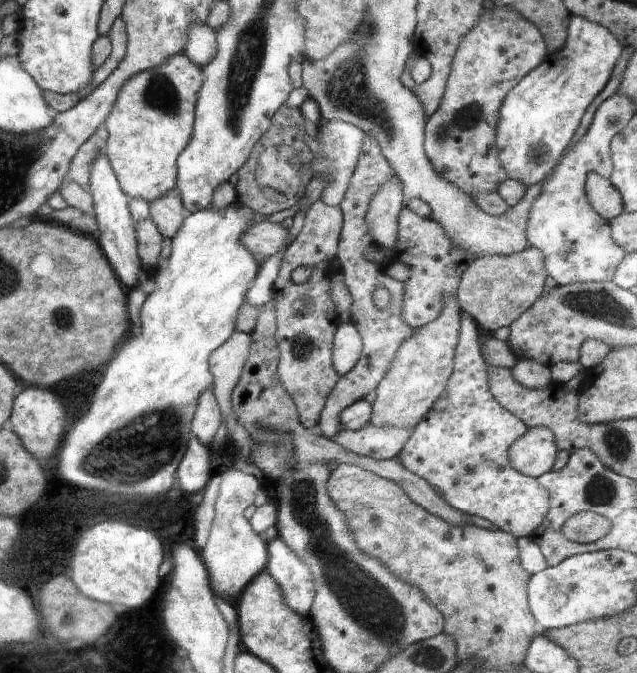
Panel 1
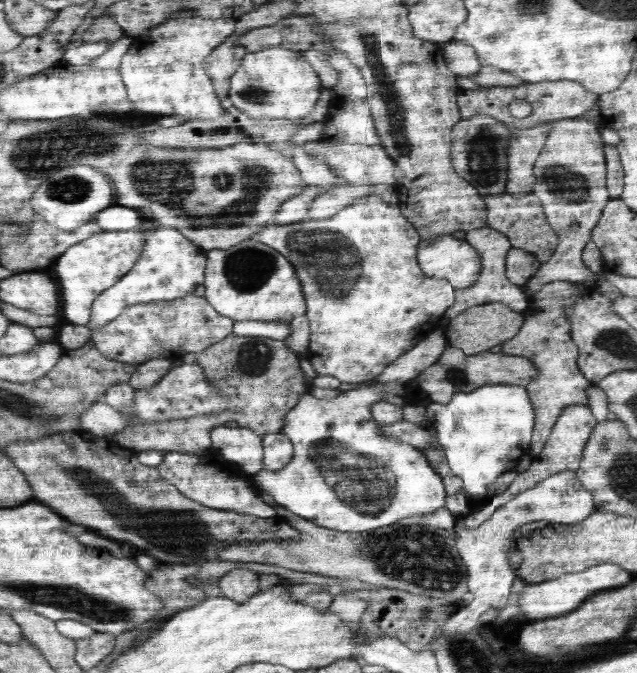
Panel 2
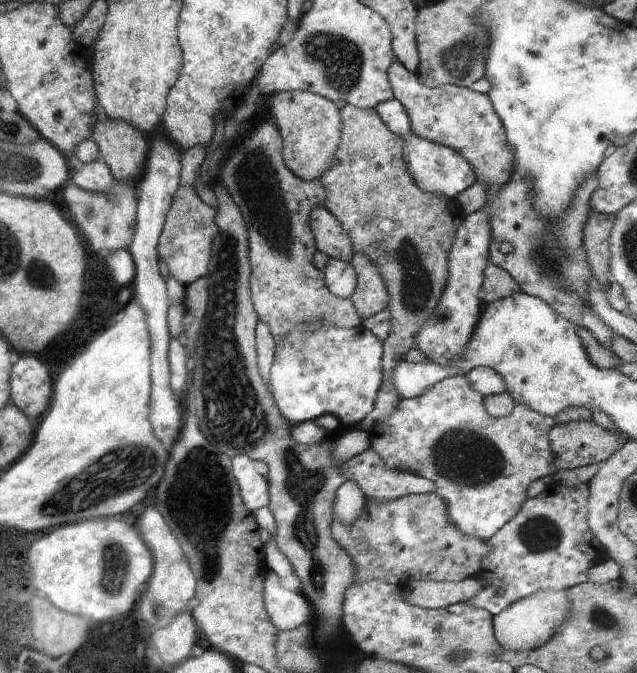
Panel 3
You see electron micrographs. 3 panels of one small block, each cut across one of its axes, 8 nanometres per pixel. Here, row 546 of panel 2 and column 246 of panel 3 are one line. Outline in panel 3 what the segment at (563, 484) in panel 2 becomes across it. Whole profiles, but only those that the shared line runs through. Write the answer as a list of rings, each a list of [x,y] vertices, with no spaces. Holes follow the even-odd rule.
[[[236,455],[231,458],[231,467],[245,507],[252,512],[269,506],[267,480],[256,471],[254,461],[246,455]]]

